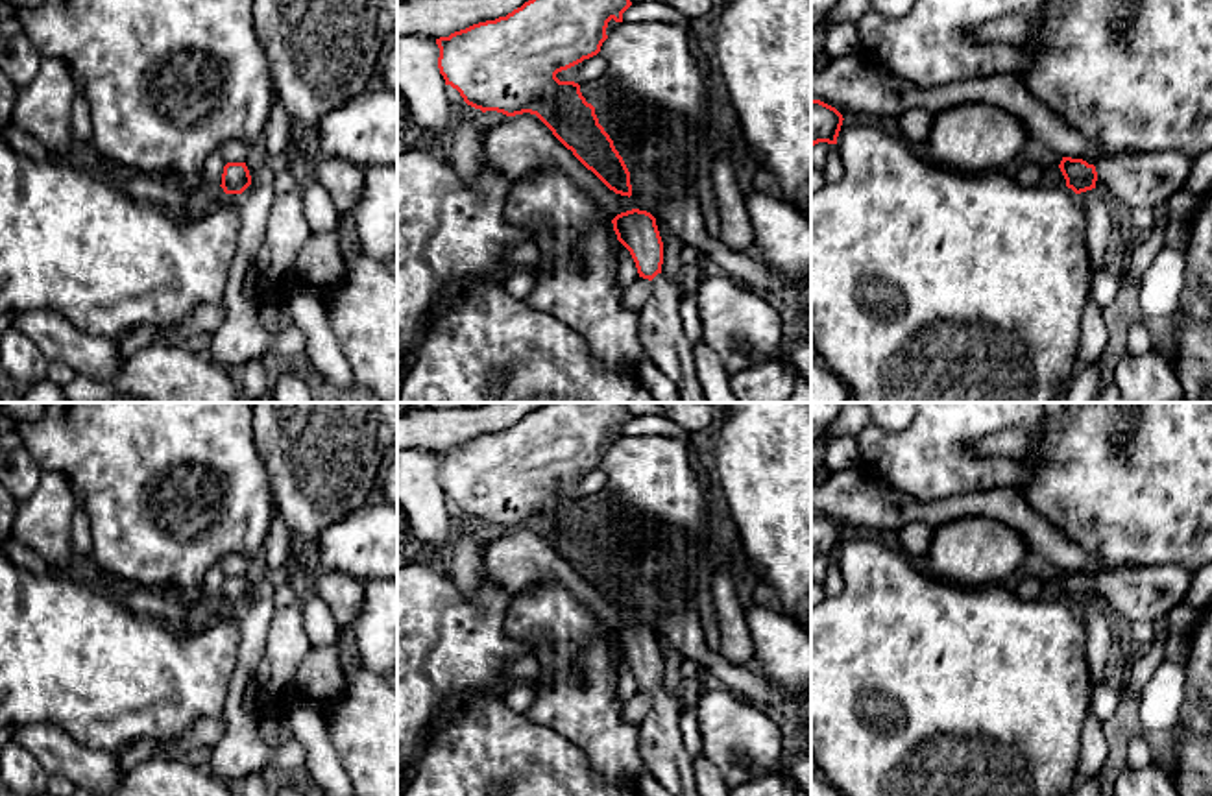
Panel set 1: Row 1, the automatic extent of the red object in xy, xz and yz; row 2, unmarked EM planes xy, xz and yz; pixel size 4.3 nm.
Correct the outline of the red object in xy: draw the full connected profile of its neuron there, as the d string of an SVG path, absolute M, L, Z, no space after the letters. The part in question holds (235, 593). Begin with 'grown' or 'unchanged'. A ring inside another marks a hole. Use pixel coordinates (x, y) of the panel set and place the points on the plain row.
unchanged | M227 576L222 587L222 602L225 608L242 608L251 598L246 576Z

